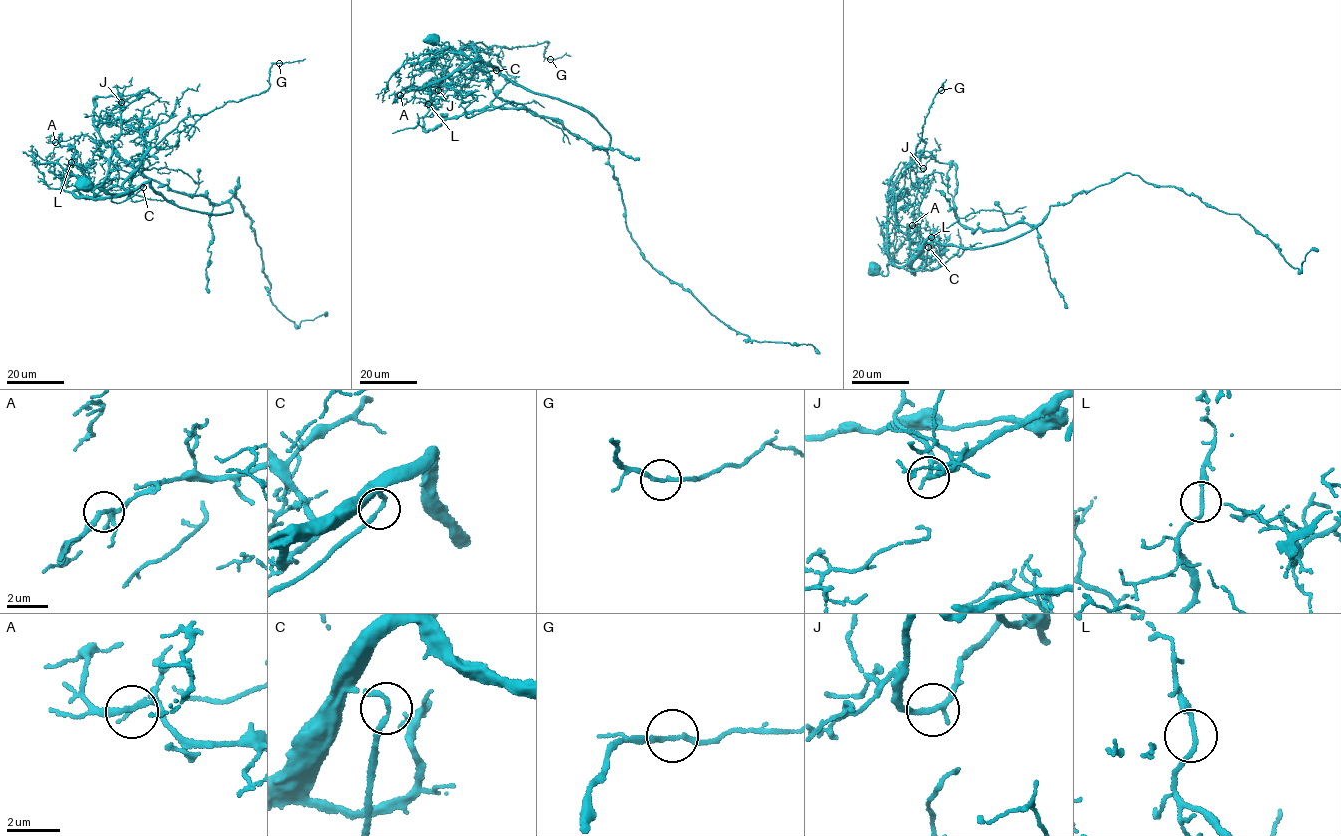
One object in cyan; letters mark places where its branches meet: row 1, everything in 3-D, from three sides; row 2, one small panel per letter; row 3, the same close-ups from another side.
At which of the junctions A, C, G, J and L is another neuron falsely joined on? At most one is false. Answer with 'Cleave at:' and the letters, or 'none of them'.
Cleave at: none of them

